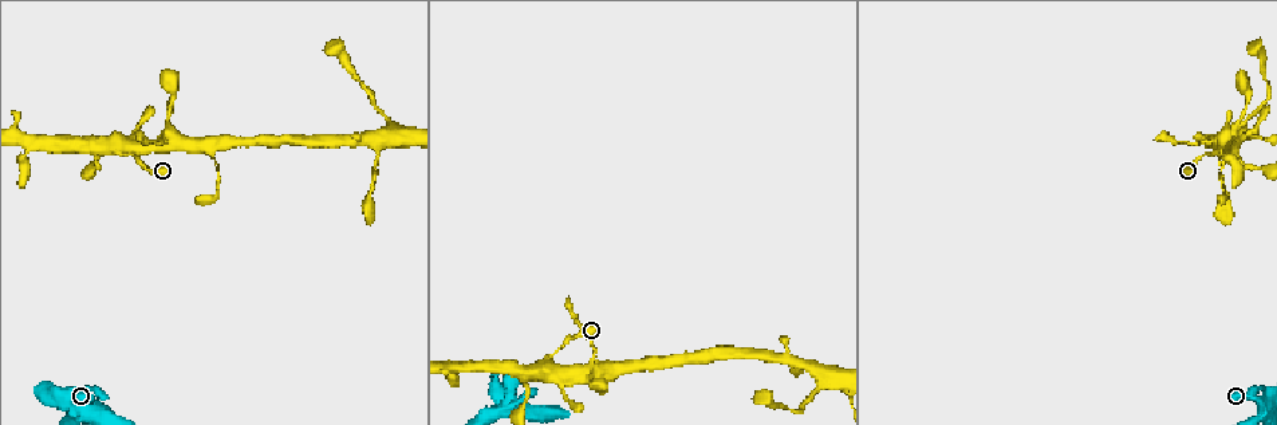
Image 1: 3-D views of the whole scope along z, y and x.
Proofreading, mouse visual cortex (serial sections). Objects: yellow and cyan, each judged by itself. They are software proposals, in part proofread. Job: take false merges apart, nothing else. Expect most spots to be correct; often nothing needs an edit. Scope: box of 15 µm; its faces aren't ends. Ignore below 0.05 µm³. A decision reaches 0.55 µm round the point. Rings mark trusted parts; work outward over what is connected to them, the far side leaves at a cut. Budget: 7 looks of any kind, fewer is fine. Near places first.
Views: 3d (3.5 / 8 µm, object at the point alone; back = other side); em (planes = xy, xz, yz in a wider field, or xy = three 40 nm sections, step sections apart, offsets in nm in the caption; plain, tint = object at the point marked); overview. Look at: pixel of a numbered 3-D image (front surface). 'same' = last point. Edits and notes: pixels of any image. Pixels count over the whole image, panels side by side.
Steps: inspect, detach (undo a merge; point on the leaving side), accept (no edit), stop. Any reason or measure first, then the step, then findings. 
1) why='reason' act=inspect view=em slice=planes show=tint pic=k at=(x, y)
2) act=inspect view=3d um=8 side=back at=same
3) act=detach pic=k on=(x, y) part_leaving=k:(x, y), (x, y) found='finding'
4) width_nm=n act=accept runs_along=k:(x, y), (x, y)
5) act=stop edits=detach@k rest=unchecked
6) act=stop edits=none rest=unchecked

why='thin arm on a thick one' act=inspect view=3d um=3.5 pic=1 at=(1262, 403)

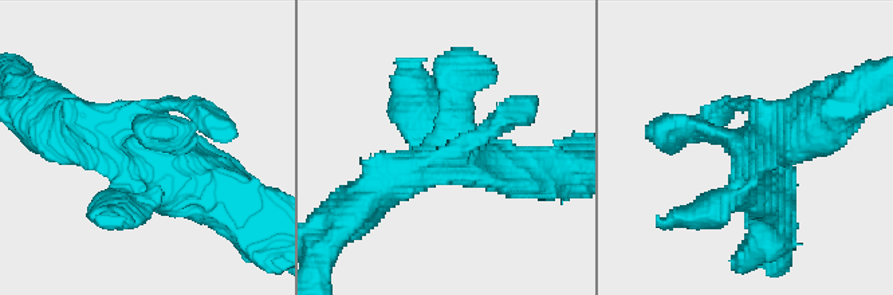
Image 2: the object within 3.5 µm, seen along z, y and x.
why='need the tissue' act=inspect view=em slice=planes show=plain pic=2 at=(750, 147)

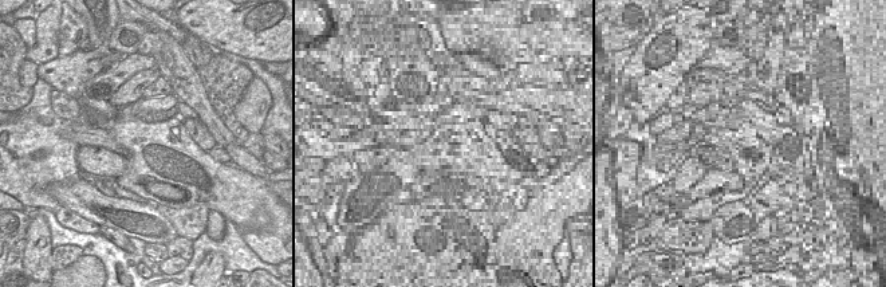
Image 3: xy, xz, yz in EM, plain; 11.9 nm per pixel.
act=inspect view=em slice=planes show=tint at=same

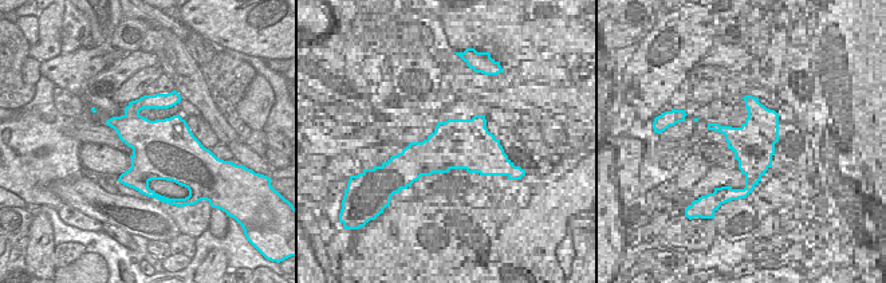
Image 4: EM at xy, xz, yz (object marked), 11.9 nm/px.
width_nm=750 act=accept runs_along=2:(455, 66), (459, 152), (530, 172) found='continuous, no second cell'

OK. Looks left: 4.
why='three arms meet' act=inspect view=3d um=3.5 pic=1 at=(525, 372)

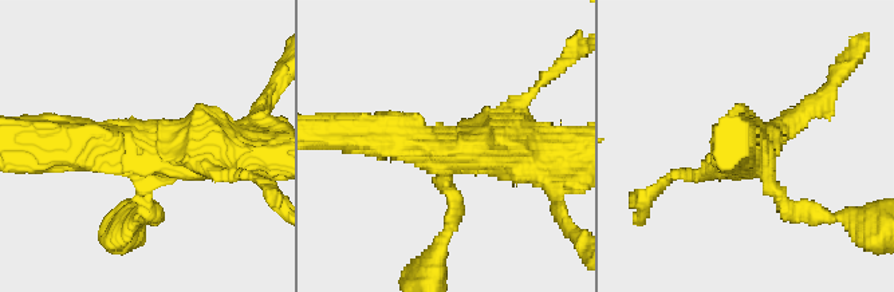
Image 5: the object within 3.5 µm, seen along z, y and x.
arms=3 arm_widths_nm=200,250,500 why='need the tissue' act=inspect view=em slice=planes show=tint pic=5 at=(144, 150)

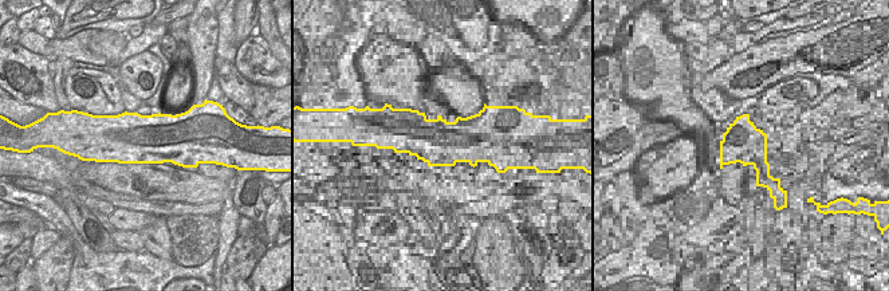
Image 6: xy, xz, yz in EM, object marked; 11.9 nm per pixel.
act=accept found='continuous, no second cell'

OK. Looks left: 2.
why='four arms meet' act=inspect view=3d um=3.5 pic=1 at=(598, 371)

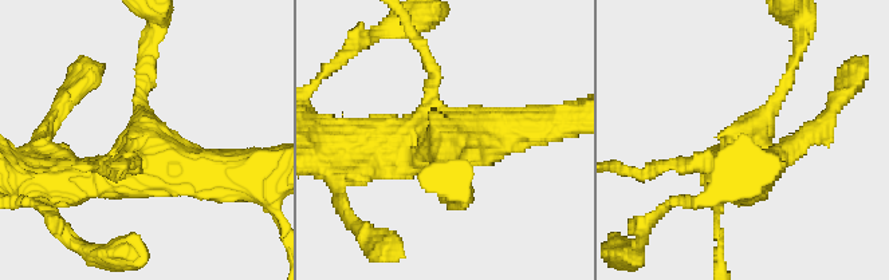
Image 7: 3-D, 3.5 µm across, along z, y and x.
arms=4 arm_widths_nm=150,200,450,500 why='now the EM' act=inspect view=em slice=xy step=3 show=tint pic=7 at=(153, 142)

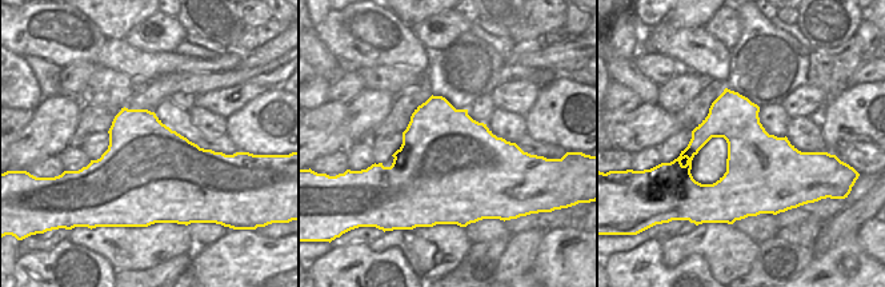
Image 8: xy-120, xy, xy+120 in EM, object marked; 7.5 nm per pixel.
act=accept runs_along=7:(366, 140), (486, 133), (547, 122) found='continuous, no second cell'

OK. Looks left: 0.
act=stop edits=none rest=unchecked

